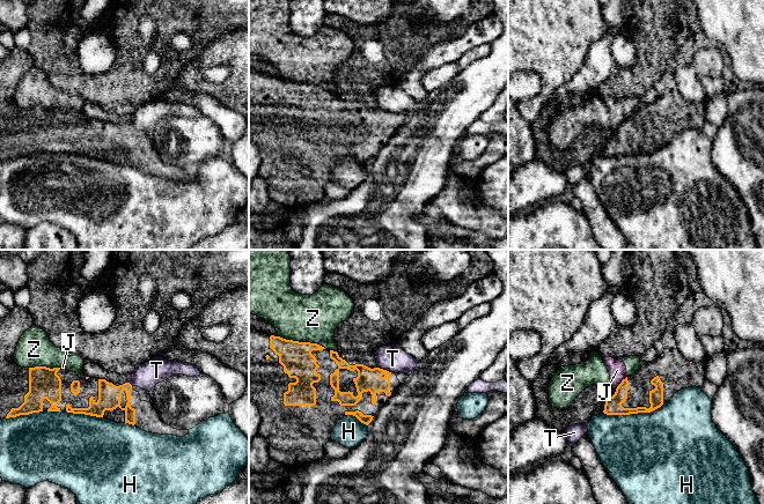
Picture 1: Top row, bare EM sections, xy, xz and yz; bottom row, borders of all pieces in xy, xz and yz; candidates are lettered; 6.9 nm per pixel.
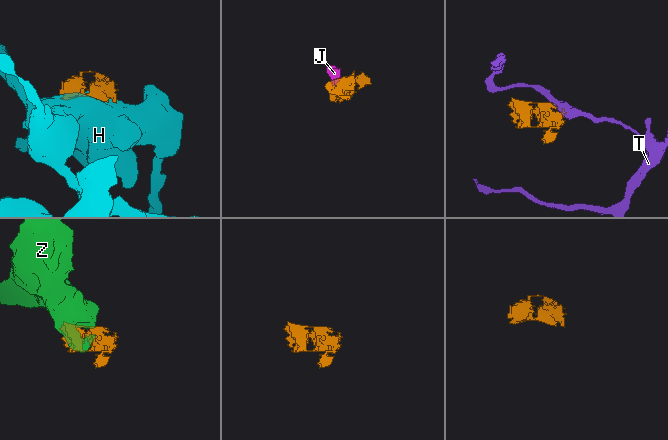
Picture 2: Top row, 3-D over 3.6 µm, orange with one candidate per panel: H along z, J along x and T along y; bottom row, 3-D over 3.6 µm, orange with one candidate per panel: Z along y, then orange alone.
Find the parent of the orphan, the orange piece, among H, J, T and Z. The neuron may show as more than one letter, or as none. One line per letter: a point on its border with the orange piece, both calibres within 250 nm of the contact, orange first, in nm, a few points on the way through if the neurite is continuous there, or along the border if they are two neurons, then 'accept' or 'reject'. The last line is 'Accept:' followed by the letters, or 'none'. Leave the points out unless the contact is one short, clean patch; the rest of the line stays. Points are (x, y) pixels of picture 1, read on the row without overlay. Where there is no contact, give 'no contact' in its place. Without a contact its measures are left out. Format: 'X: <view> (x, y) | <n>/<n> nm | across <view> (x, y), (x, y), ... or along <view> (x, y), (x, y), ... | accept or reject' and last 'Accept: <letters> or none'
H: yz (633, 154) | 120/500 nm | reject
J: yz (622, 123) | 120/130 nm | along yz (626, 117), (617, 127) | reject
T: xz (384, 111) | 160/190 nm | reject
Z: xz (302, 83) | 220/340 nm | reject
Accept: none

